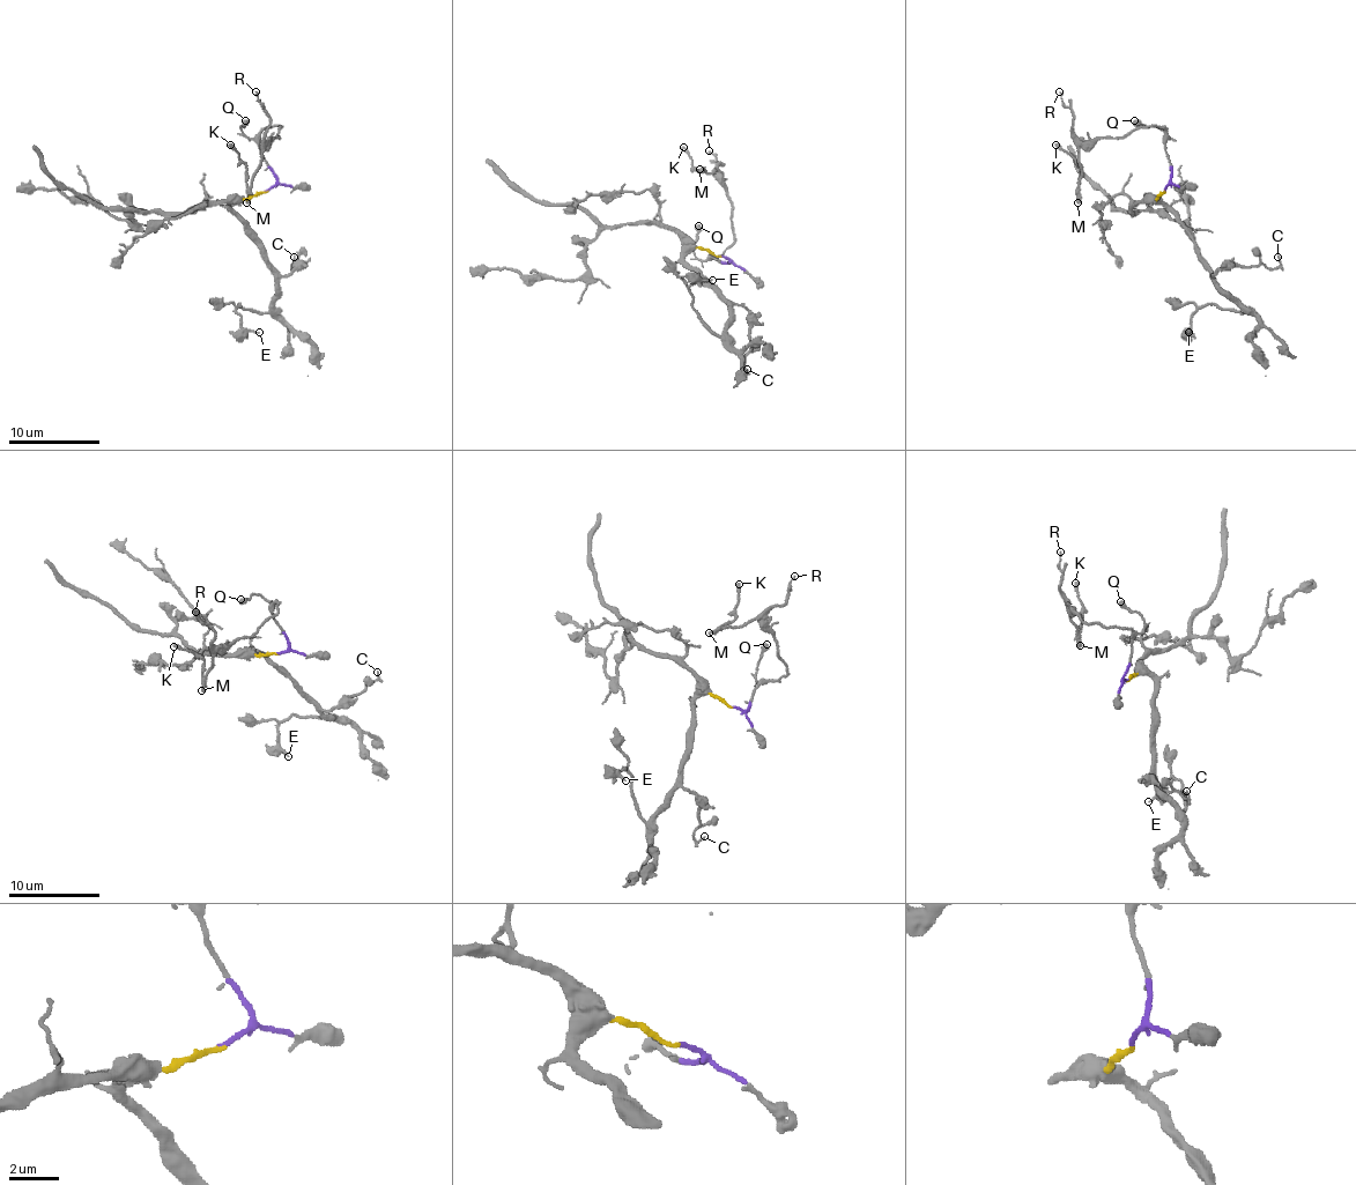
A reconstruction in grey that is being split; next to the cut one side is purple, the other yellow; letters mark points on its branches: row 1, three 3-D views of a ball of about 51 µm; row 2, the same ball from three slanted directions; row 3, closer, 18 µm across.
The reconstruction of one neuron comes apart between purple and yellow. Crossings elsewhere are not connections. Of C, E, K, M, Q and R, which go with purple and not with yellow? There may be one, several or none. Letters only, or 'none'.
K, M, Q, R

